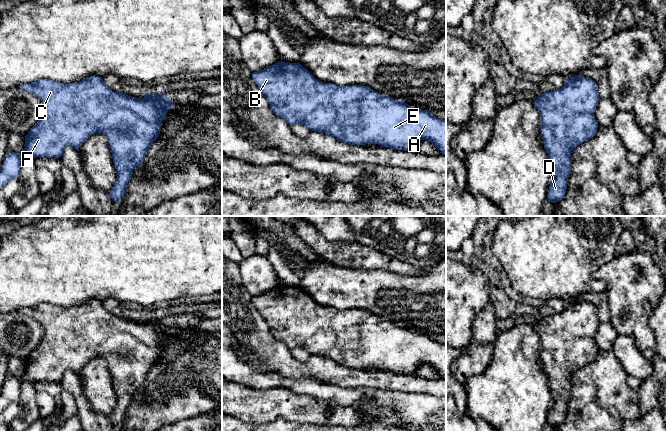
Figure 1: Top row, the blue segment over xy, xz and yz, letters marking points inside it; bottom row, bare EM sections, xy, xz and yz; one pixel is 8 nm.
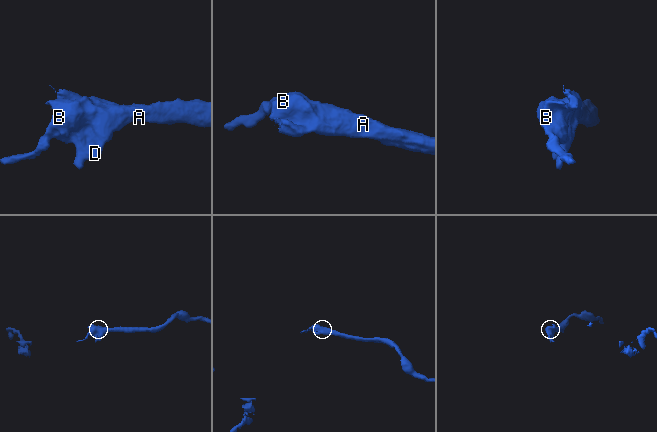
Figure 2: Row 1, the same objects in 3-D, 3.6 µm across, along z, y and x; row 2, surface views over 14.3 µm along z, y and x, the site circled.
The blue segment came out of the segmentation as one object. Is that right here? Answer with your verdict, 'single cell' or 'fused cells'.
single cell

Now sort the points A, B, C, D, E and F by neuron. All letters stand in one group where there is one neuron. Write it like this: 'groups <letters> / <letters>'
groups A B C D E F

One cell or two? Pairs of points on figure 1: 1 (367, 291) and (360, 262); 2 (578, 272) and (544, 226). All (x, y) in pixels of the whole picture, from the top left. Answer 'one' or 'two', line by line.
1: two
2: one

